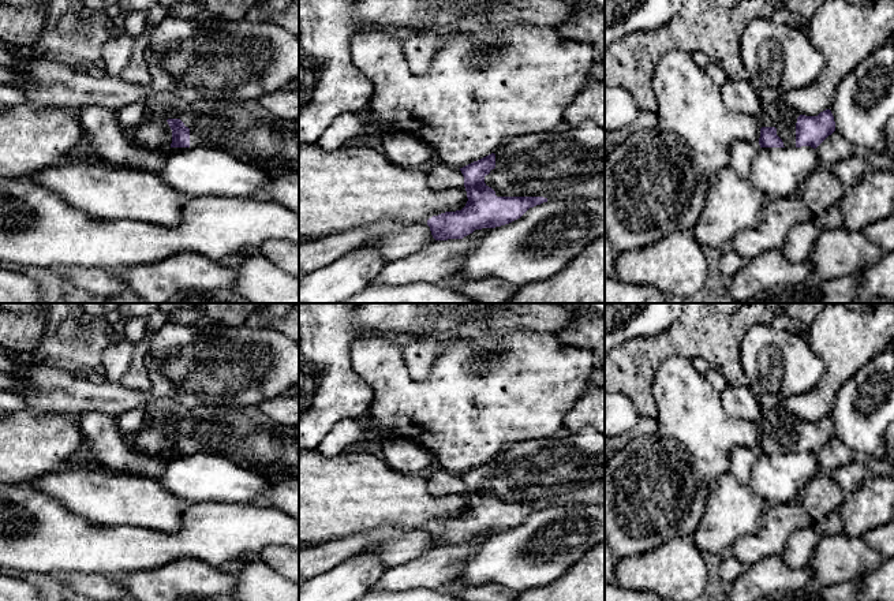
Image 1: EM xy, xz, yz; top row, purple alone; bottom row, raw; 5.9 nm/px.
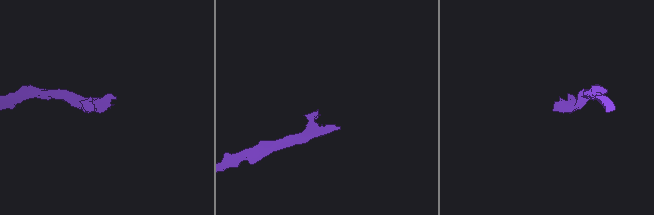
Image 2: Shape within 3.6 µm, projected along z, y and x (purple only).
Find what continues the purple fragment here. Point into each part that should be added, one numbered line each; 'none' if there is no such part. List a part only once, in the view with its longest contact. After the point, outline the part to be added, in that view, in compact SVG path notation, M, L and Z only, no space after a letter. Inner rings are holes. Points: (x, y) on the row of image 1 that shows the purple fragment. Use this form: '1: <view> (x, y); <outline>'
1: xz (567, 161); M562 120L550 131L515 138L494 154L495 168L485 176L485 183L497 197L605 199L605 130L594 123L572 126Z

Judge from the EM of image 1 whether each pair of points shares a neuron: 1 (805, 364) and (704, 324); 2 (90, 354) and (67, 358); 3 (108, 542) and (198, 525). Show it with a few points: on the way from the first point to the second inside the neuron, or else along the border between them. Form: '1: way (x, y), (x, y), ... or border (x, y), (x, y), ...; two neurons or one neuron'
1: border (769, 324), (754, 325), (745, 333), (739, 353); two neurons
2: way (85, 355), (73, 355); one neuron
3: way (130, 544), (176, 544); one neuron

